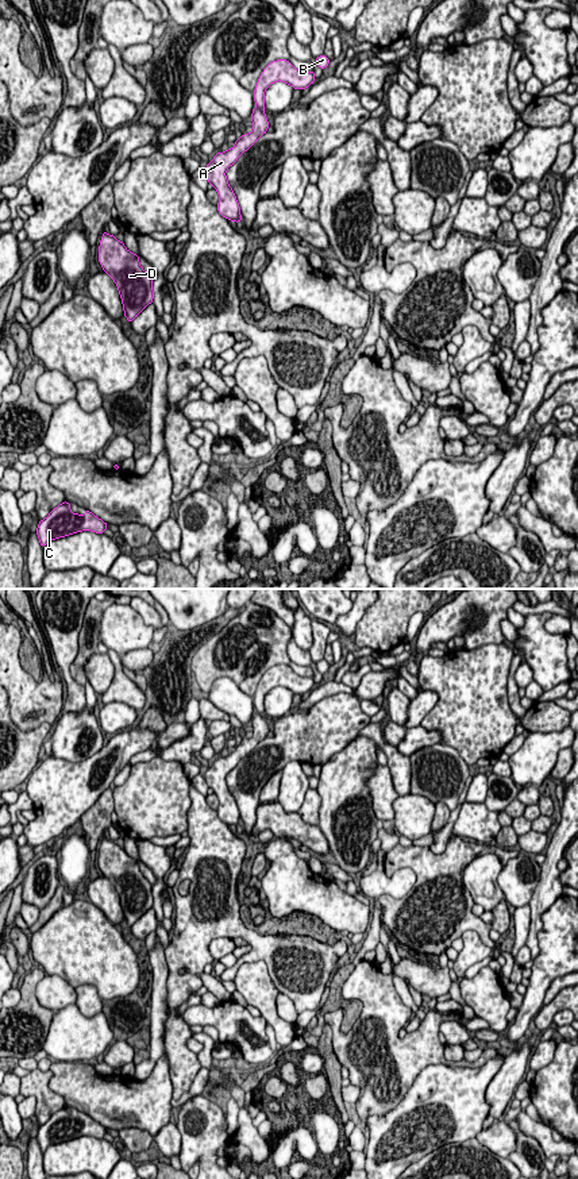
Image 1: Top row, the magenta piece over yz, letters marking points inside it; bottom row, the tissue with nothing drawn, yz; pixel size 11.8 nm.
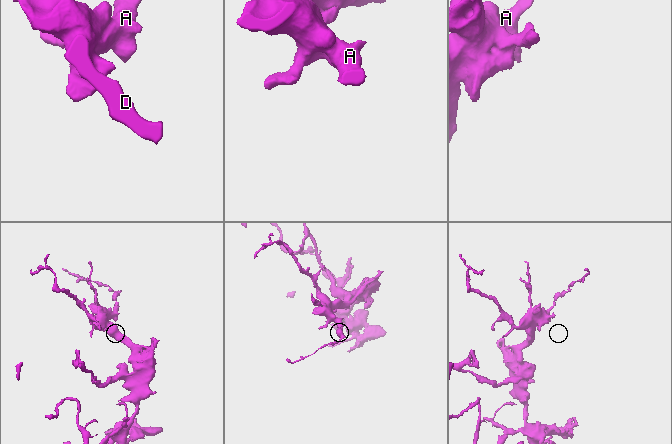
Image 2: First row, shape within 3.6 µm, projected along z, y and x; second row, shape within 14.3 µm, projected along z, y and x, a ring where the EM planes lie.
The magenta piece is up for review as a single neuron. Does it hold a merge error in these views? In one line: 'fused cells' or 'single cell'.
single cell

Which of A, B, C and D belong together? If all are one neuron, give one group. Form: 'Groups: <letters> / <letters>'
Groups: A B C D

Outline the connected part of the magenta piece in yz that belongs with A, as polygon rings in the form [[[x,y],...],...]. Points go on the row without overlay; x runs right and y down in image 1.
[[[286,664],[270,667],[263,674],[254,694],[254,706],[257,712],[250,721],[253,725],[253,736],[242,740],[232,754],[228,754],[224,758],[219,756],[215,763],[208,767],[204,777],[208,787],[212,789],[219,798],[219,818],[235,828],[242,827],[240,812],[227,786],[226,777],[238,766],[240,759],[248,755],[263,739],[267,737],[270,729],[265,720],[265,696],[275,686],[282,686],[294,694],[304,696],[315,687],[315,675],[300,677]]]

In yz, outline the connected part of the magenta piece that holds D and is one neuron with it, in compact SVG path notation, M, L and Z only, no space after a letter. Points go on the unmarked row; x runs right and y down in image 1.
M103 836L99 851L99 867L116 889L124 921L131 928L153 908L153 885L139 868L139 860L128 856L123 847Z

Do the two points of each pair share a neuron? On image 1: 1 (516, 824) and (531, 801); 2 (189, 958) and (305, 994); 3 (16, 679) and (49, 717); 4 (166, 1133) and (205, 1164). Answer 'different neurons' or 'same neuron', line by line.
1: same neuron
2: same neuron
3: same neuron
4: different neurons

